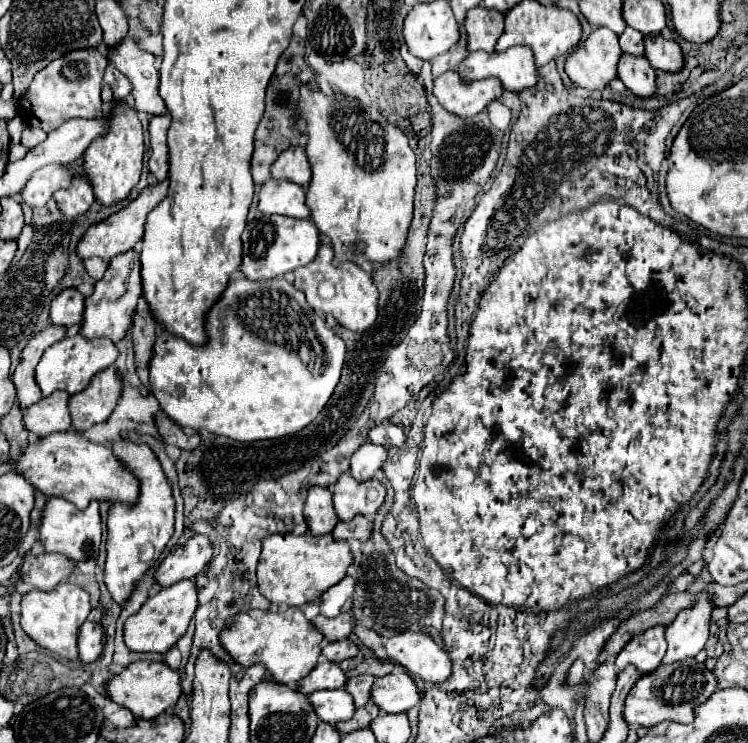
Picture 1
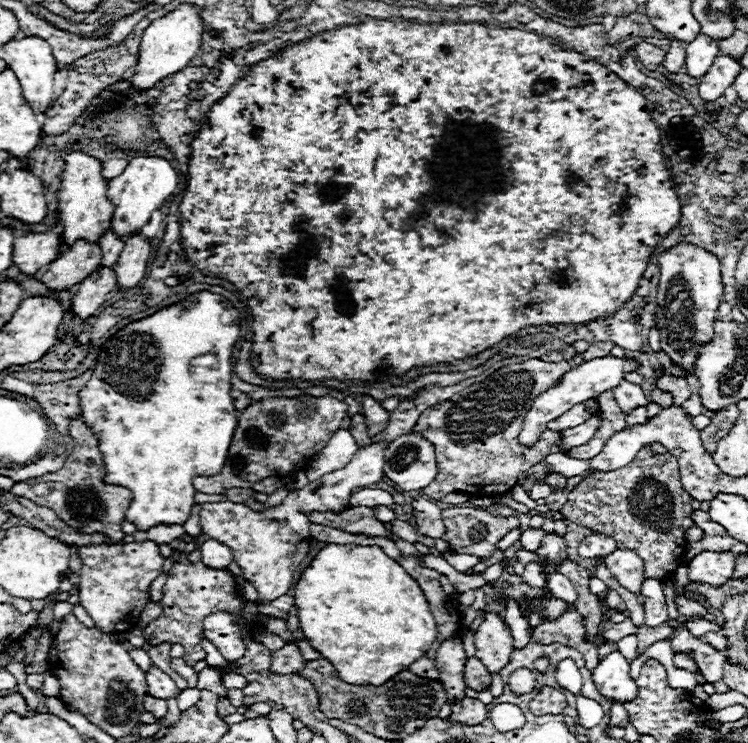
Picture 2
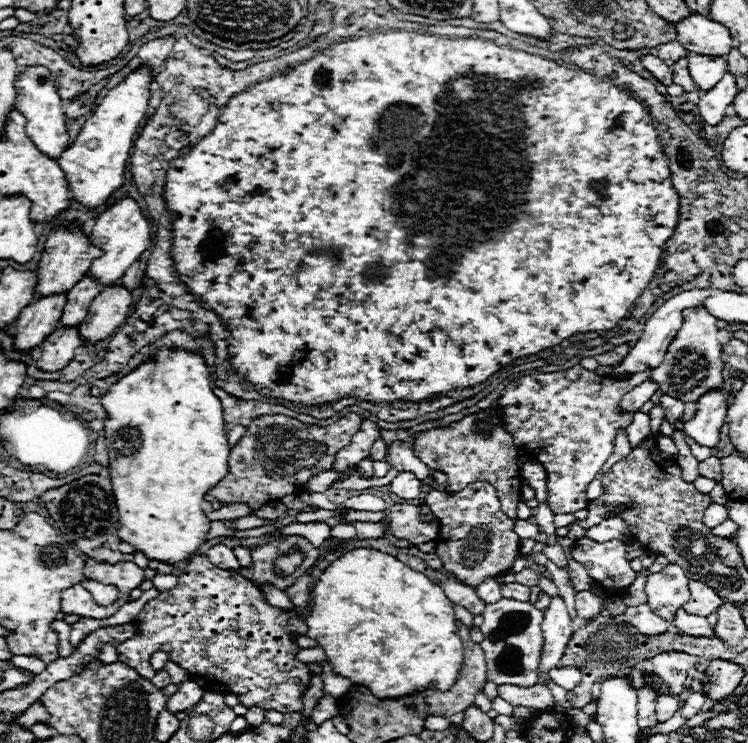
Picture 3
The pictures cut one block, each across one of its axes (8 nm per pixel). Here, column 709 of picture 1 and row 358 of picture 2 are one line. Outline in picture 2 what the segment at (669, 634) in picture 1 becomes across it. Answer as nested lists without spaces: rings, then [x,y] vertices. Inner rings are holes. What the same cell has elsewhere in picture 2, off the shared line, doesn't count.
[[[604,356],[604,358],[594,358],[584,362],[582,366],[576,366],[574,370],[566,372],[558,384],[554,384],[550,390],[542,392],[542,396],[538,396],[538,400],[534,400],[530,412],[526,414],[522,432],[520,432],[520,444],[522,446],[530,446],[536,444],[540,440],[540,434],[546,430],[546,424],[550,420],[556,420],[558,416],[562,416],[564,412],[568,412],[572,406],[588,400],[588,398],[596,398],[598,394],[616,388],[626,372],[634,372],[640,368],[640,362],[634,358],[614,358],[614,356]]]

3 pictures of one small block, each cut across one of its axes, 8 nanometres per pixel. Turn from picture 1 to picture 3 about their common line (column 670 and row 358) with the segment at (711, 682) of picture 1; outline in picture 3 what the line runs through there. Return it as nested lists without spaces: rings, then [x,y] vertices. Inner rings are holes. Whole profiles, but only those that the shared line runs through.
[[[696,306],[696,308],[686,308],[682,312],[682,328],[678,330],[678,334],[674,336],[664,362],[652,370],[650,380],[654,380],[660,390],[668,396],[674,396],[682,402],[696,402],[702,394],[706,394],[708,390],[714,390],[722,384],[722,344],[718,342],[716,334],[718,334],[718,326],[716,326],[716,318],[712,314],[708,314],[706,308]]]

